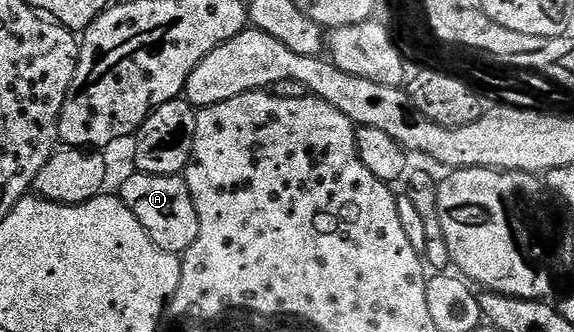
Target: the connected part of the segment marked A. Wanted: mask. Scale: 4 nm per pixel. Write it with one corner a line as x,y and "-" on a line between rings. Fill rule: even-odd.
137,173
124,185
119,199
138,217
138,225
146,229
150,241
171,255
183,256
194,241
198,241
198,209
194,209
194,197
190,197
188,182
179,175
146,175

